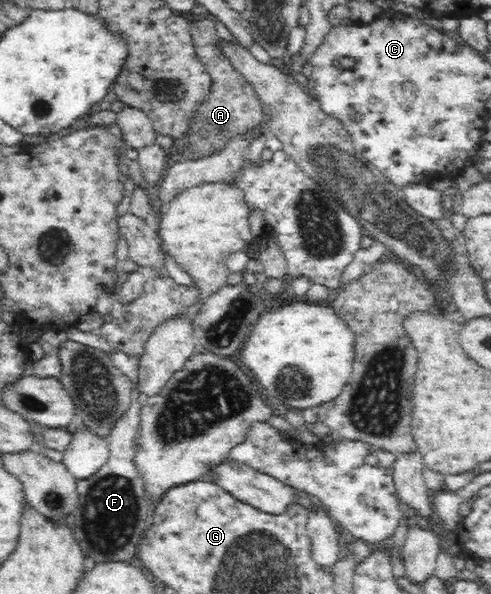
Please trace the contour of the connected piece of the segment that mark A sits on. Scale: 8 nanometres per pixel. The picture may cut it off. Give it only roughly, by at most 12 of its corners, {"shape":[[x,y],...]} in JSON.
{"shape":[[211,18],[190,23],[212,79],[180,137],[197,161],[264,131],[252,85],[221,48]]}

